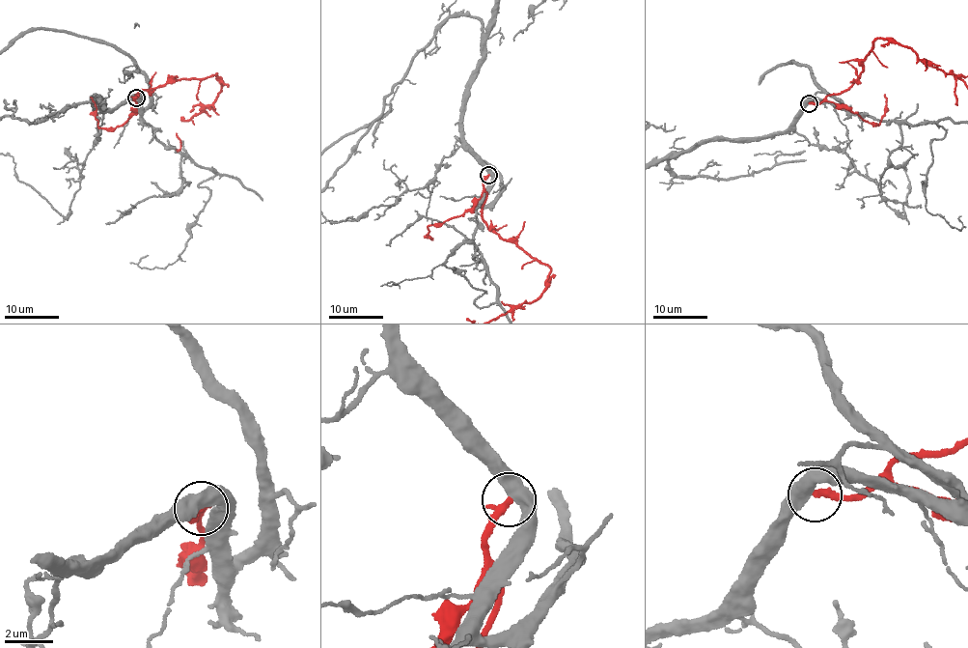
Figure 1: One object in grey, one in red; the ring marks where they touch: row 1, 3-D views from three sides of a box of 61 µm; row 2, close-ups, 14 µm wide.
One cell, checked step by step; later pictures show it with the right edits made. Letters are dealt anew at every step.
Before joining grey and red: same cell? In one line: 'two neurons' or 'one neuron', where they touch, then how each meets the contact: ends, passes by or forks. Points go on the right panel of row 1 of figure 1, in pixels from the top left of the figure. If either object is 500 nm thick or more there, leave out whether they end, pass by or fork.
two neurons; place (809, 103)

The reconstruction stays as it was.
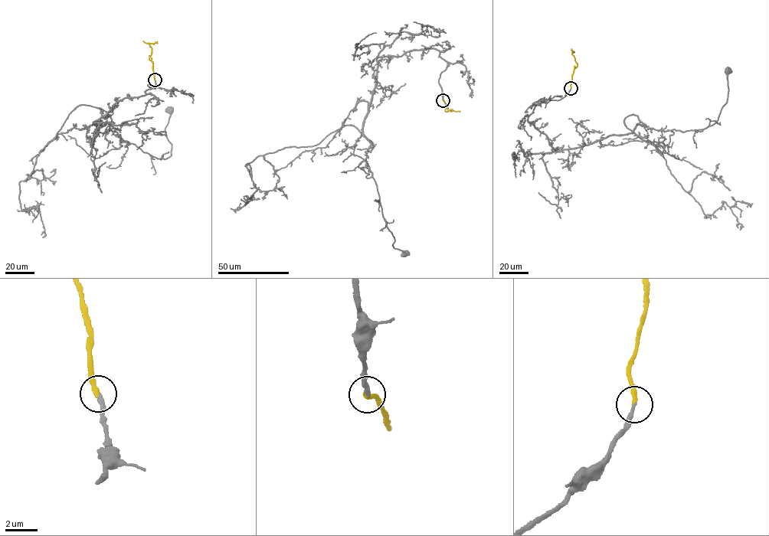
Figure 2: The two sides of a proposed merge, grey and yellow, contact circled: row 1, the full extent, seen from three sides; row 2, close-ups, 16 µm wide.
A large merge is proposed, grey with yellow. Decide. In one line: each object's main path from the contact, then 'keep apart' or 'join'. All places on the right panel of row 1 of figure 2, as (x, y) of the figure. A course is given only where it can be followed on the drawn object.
grey runs (571, 88), (528, 120), (557, 151), (637, 124), (705, 129), (727, 100), (727, 71); yellow runs (571, 88), (571, 74), (577, 64), (571, 48); join

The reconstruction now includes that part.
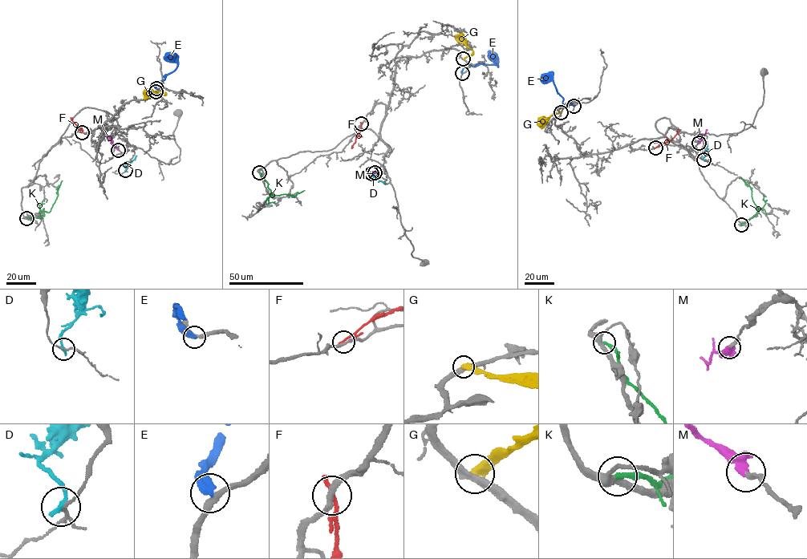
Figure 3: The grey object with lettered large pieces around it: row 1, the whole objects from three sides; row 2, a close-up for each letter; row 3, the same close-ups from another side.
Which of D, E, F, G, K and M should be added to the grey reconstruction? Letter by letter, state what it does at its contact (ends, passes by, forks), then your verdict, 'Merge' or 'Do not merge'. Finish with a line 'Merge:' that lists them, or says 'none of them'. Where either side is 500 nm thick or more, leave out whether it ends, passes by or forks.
D: It ends there. Do not merge
E: It ends there. Do not merge
F: It ends there. Do not merge
G: It ends there. Do not merge
K: It ends there. Do not merge
M: Merge
Merge: M

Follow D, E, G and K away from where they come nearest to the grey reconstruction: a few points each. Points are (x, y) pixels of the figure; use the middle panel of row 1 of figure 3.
D: (371, 173), (387, 184)
E: (462, 73), (466, 63), (472, 66), (492, 65), (495, 63), (494, 58)
G: (464, 58), (471, 55), (472, 50), (458, 38), (459, 35)
K: (259, 172), (274, 196), (284, 194), (292, 196), (304, 190)

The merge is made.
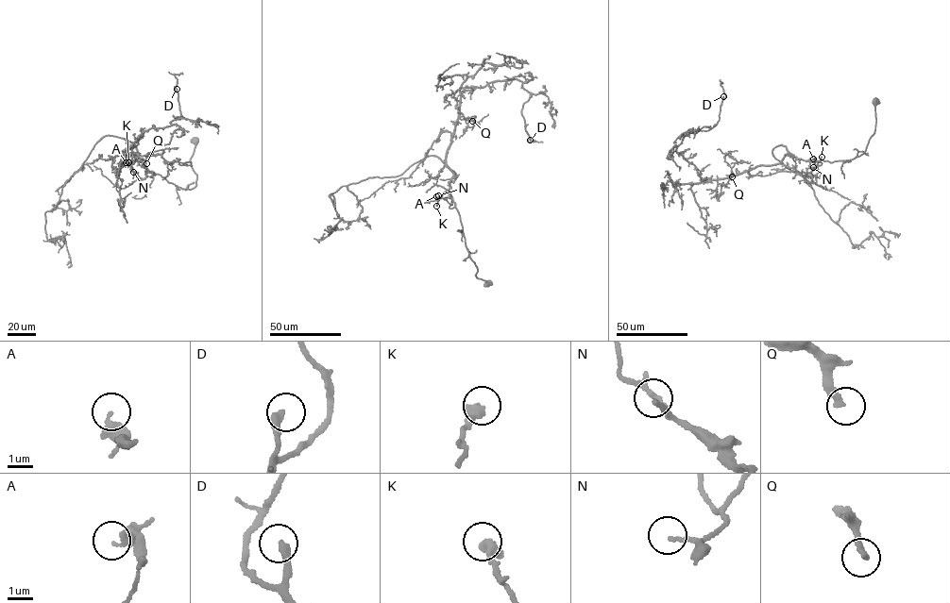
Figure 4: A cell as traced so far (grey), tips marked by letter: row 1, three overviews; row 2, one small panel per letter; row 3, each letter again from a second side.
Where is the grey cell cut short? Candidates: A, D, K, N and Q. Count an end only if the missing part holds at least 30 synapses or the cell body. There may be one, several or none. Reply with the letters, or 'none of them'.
D, Q

